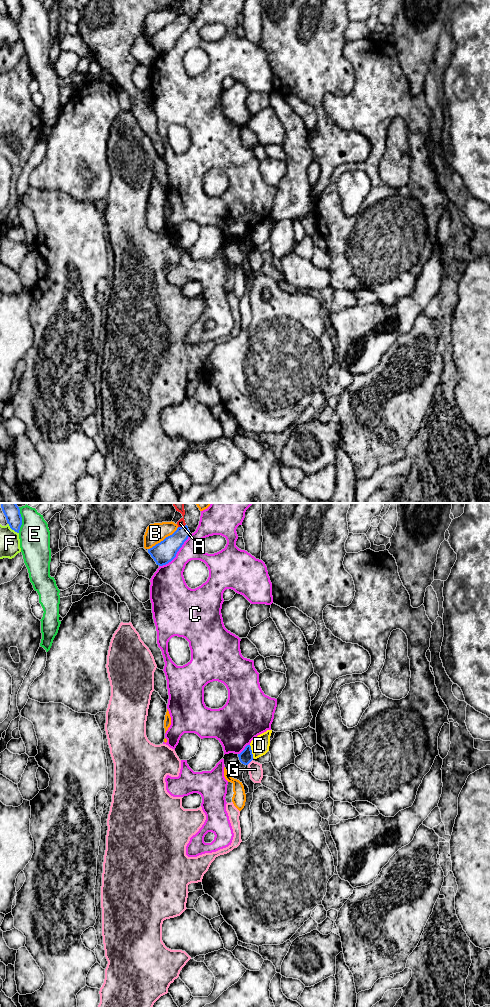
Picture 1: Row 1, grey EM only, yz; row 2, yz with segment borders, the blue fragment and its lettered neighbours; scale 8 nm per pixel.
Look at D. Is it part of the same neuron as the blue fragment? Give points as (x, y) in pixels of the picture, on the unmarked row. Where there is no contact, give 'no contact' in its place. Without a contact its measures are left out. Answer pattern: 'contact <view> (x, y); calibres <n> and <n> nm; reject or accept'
contact yz (251, 239); calibres 110 and 140 nm; reject

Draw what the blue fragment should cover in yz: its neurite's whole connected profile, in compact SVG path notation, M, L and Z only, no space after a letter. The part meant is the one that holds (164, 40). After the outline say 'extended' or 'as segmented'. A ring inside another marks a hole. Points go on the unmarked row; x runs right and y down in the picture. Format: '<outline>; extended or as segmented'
M188 14L178 15L177 18L163 29L148 37L148 41L157 53L163 54L171 50L184 30L190 24Z; as segmented

